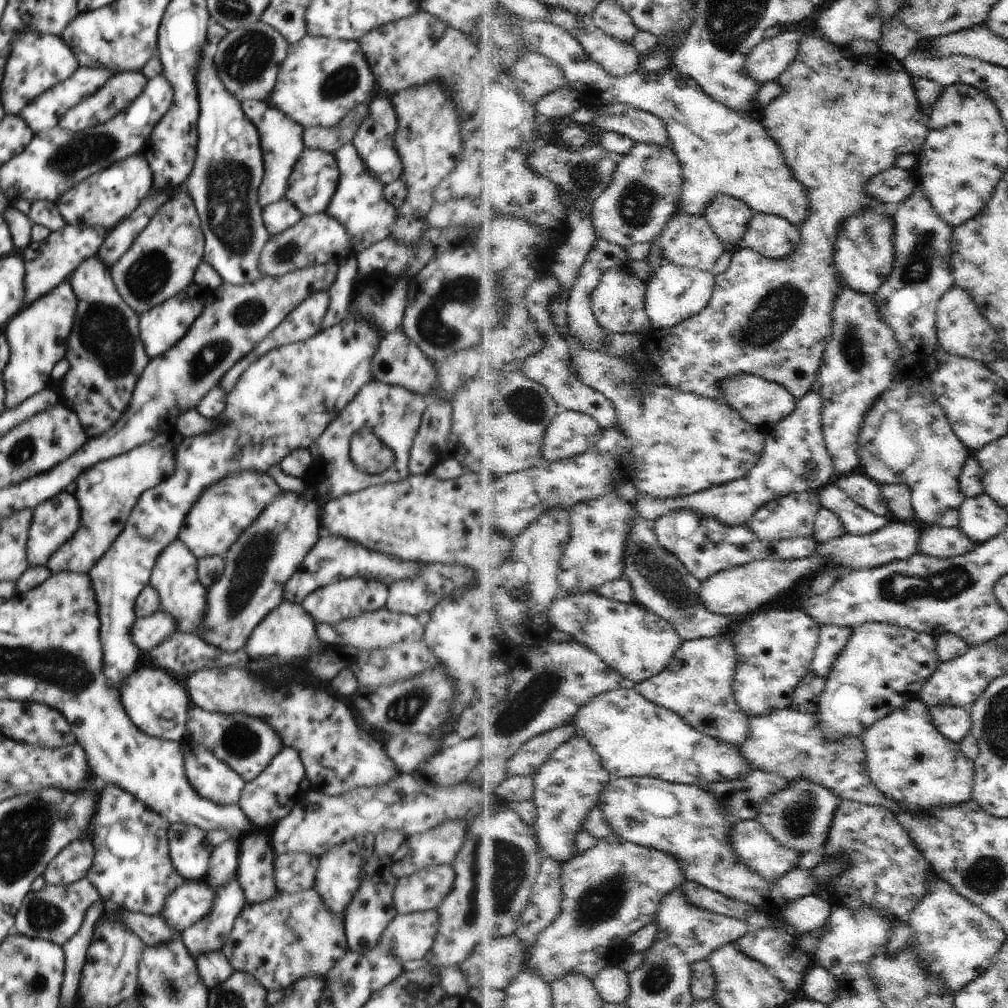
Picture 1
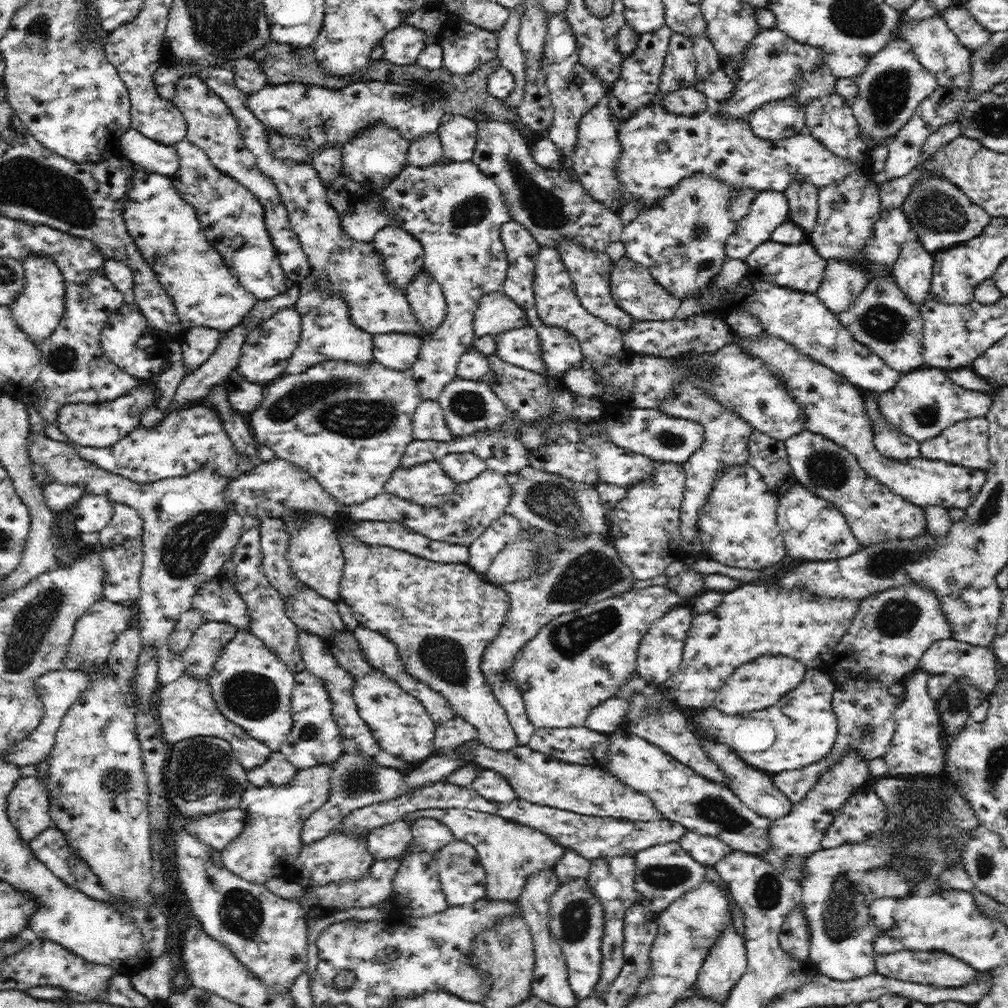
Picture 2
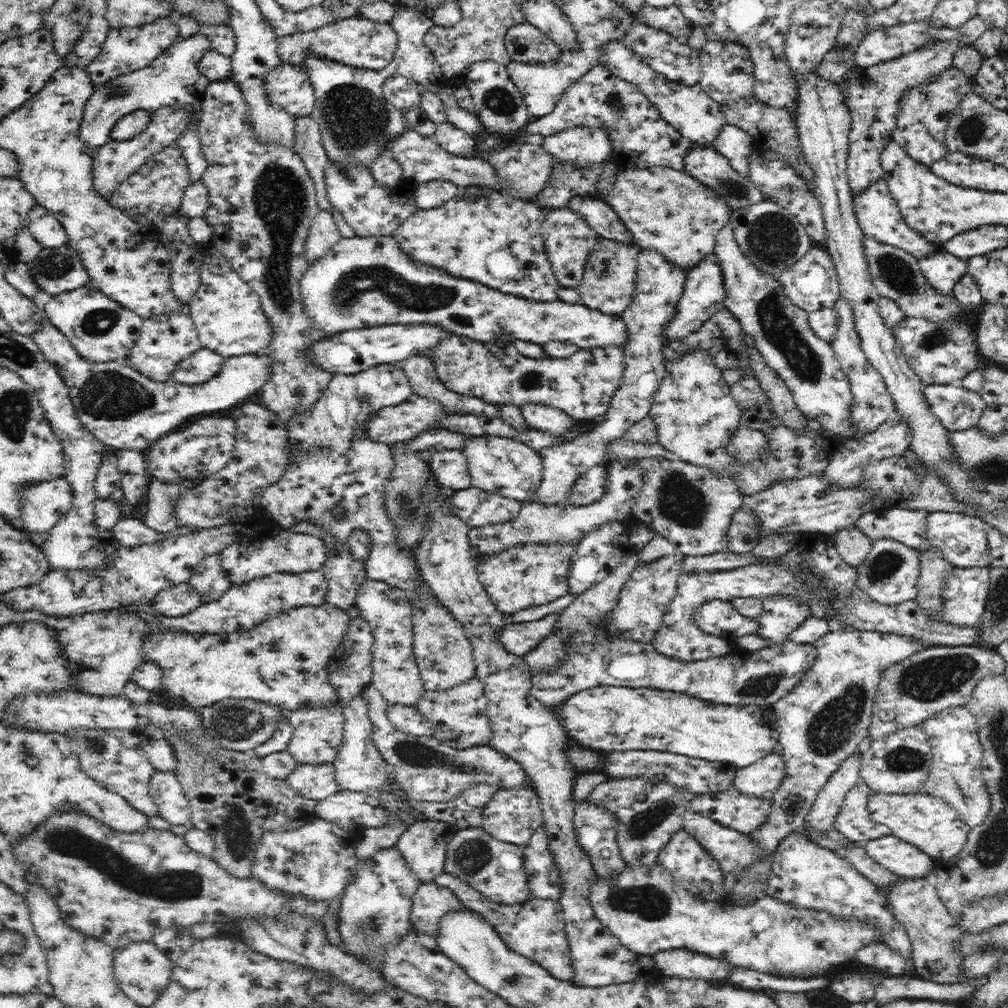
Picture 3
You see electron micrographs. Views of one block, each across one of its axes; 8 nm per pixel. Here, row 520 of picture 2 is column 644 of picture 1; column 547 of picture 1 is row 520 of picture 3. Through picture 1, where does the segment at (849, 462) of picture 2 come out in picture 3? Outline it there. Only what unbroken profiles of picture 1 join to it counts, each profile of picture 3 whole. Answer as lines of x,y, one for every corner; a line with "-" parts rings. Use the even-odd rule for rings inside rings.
934,512
928,520
928,543
938,545
946,559
950,559
955,567
989,568
992,565
992,551
987,541
987,524
968,513

